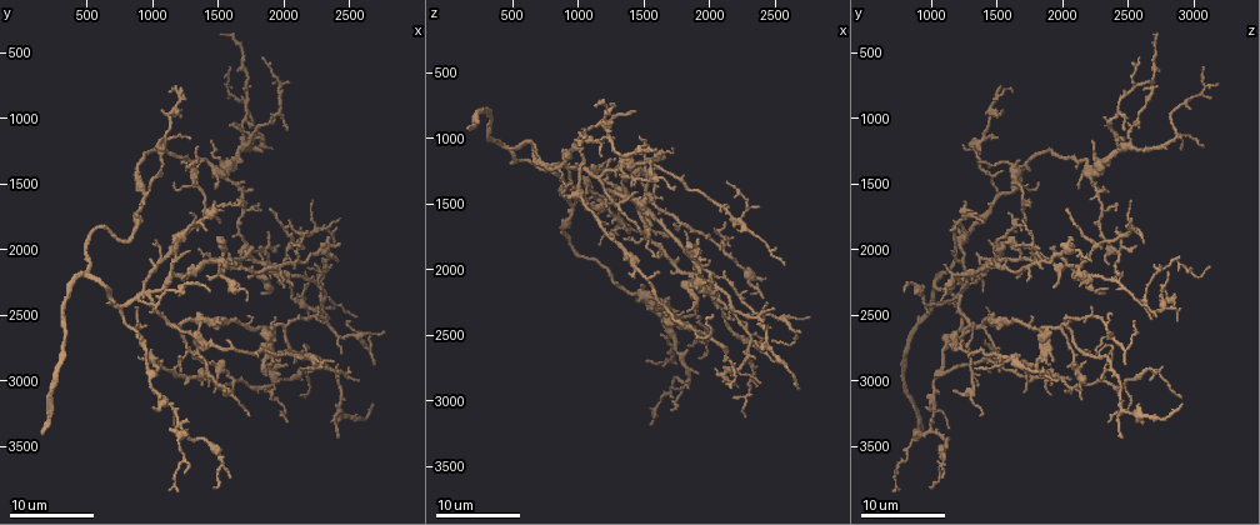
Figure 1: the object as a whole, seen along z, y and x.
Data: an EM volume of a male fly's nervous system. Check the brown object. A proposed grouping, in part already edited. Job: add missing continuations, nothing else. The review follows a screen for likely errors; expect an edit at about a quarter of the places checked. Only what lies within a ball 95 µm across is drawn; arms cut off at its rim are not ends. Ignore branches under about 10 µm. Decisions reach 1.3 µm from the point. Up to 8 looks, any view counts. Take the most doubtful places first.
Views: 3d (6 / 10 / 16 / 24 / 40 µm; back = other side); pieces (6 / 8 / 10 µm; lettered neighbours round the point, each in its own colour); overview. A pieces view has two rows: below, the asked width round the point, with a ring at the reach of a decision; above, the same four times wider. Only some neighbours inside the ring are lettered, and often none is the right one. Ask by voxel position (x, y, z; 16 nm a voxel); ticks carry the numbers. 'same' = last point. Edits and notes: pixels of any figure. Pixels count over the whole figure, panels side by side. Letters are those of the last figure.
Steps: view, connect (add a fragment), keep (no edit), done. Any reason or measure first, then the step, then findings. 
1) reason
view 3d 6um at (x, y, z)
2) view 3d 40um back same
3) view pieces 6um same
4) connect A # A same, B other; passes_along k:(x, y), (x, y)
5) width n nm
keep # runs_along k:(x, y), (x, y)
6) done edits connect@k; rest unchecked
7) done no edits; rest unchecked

an open end
view 3d 24um at (1740, 1540, 2320)

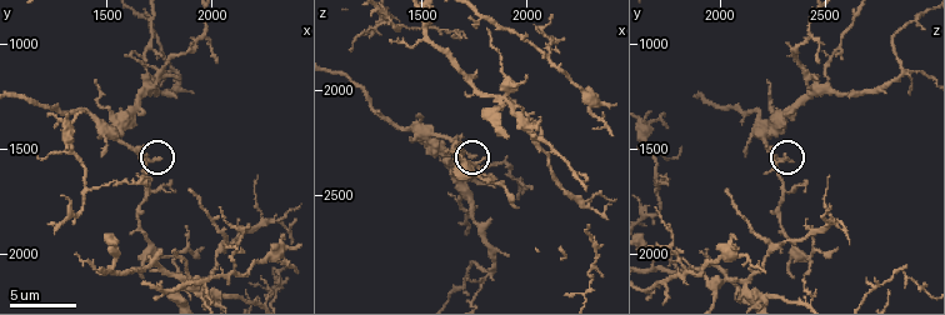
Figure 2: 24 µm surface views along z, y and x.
see the neighbours
view pieces 10um at (1760, 1540, 2330)

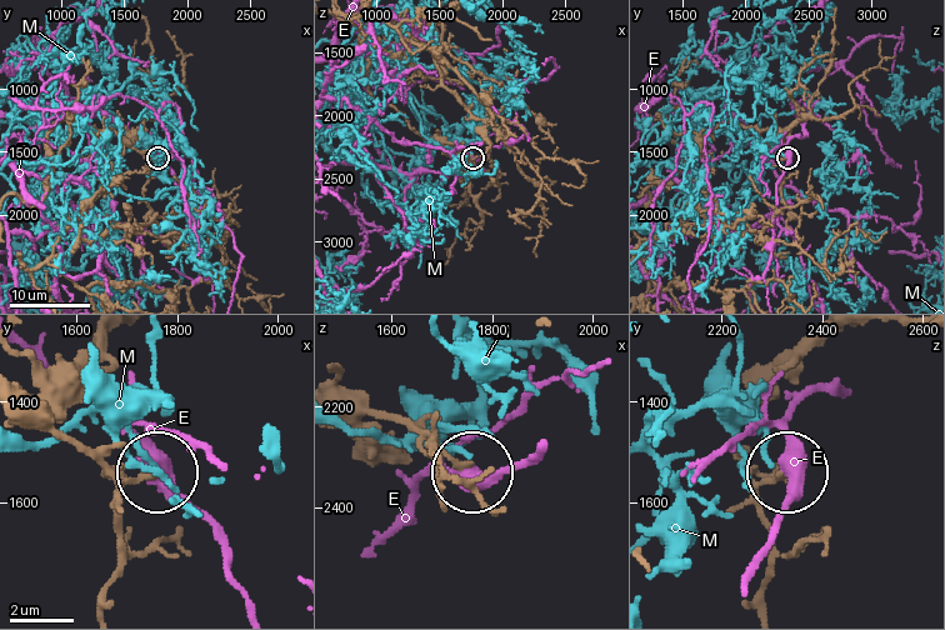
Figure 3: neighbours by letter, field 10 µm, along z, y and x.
width 170 nm
keep # E other, M other; no lettered fragment goes on from it

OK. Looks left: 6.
thin end
view 3d 24um at (1420, 2320, 780)

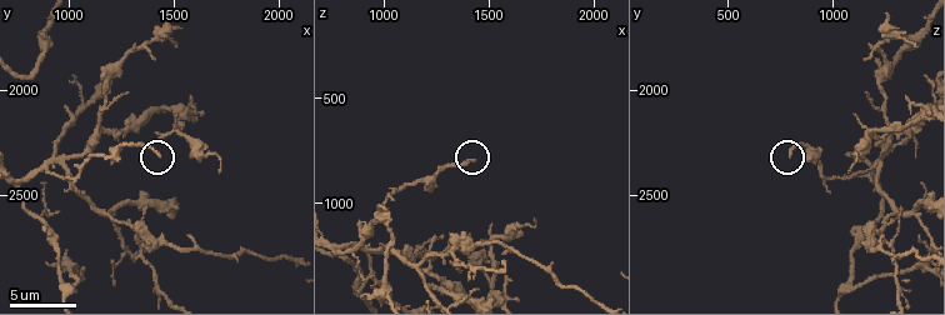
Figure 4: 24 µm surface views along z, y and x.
view pieces 6um at (1440, 2320, 800)

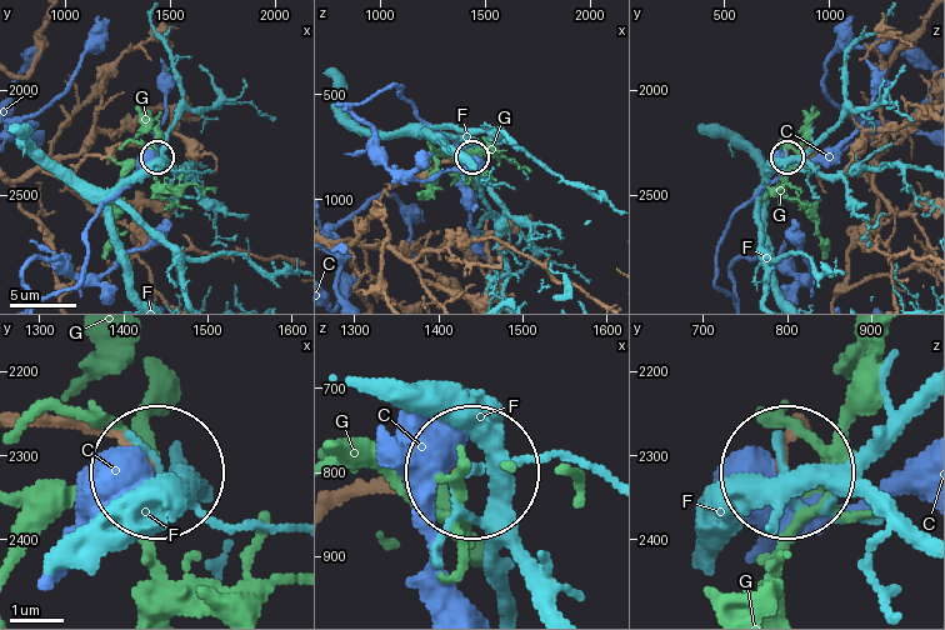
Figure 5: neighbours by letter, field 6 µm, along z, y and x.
keep # C other, F other, G other; none of them fits

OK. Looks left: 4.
an open end
view pieces 6um at (2010, 1080, 2460)

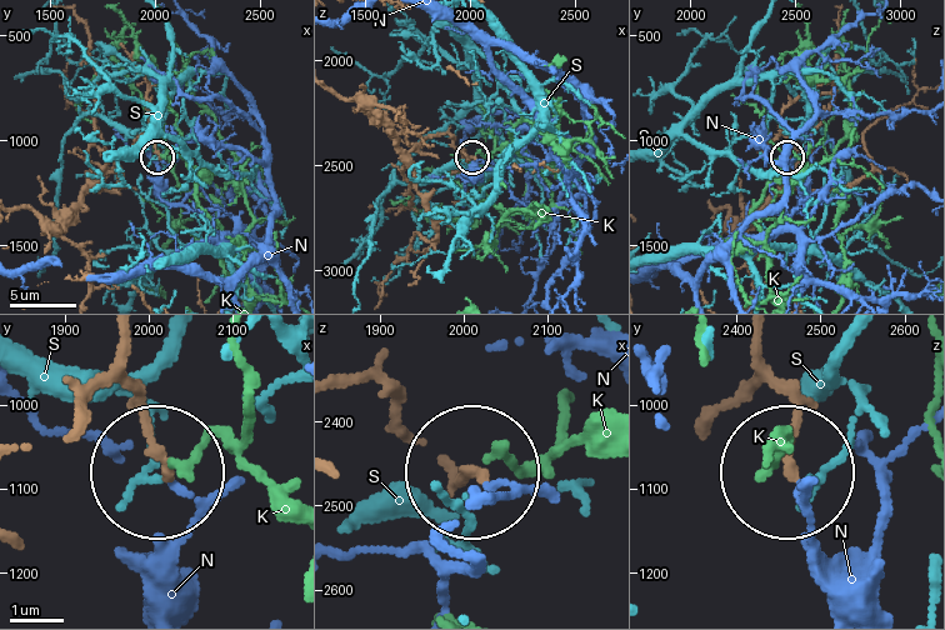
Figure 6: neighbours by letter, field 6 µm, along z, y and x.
keep # K other, N other, S other; runs_along 6:(81, 408), (114, 390), (140, 403), (168, 466); none of them fits

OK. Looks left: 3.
thin end
view 3d 16um at (2060, 2260, 2140)

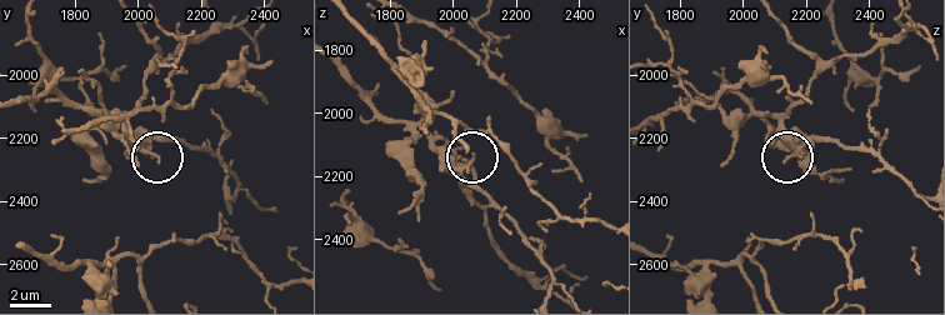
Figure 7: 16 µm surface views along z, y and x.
see the neighbours
view pieces 8um at (2070, 2280, 2140)

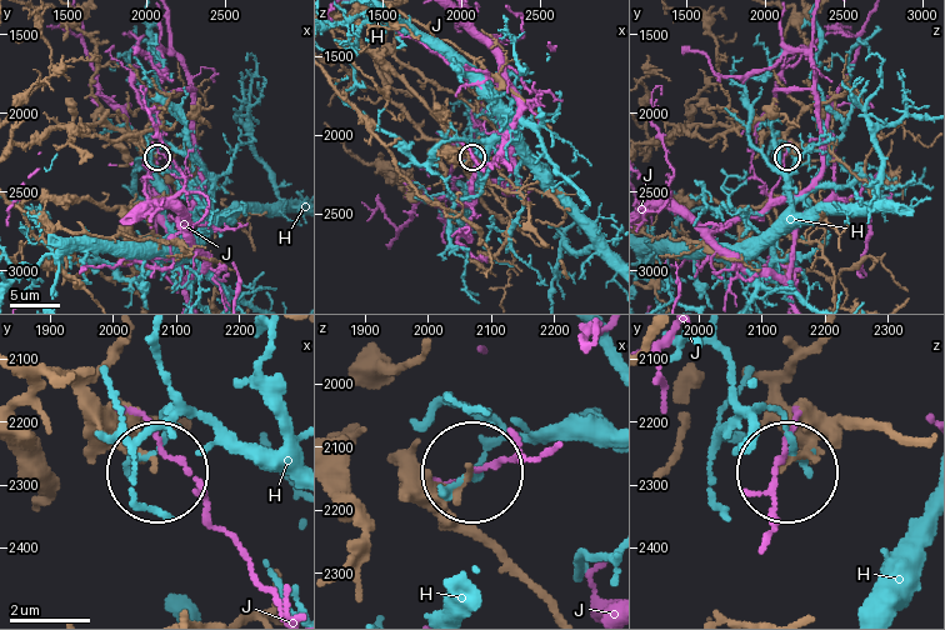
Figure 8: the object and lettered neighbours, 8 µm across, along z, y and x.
keep # H other, J other; none of them fits

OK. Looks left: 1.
done no edits; rest unchecked

